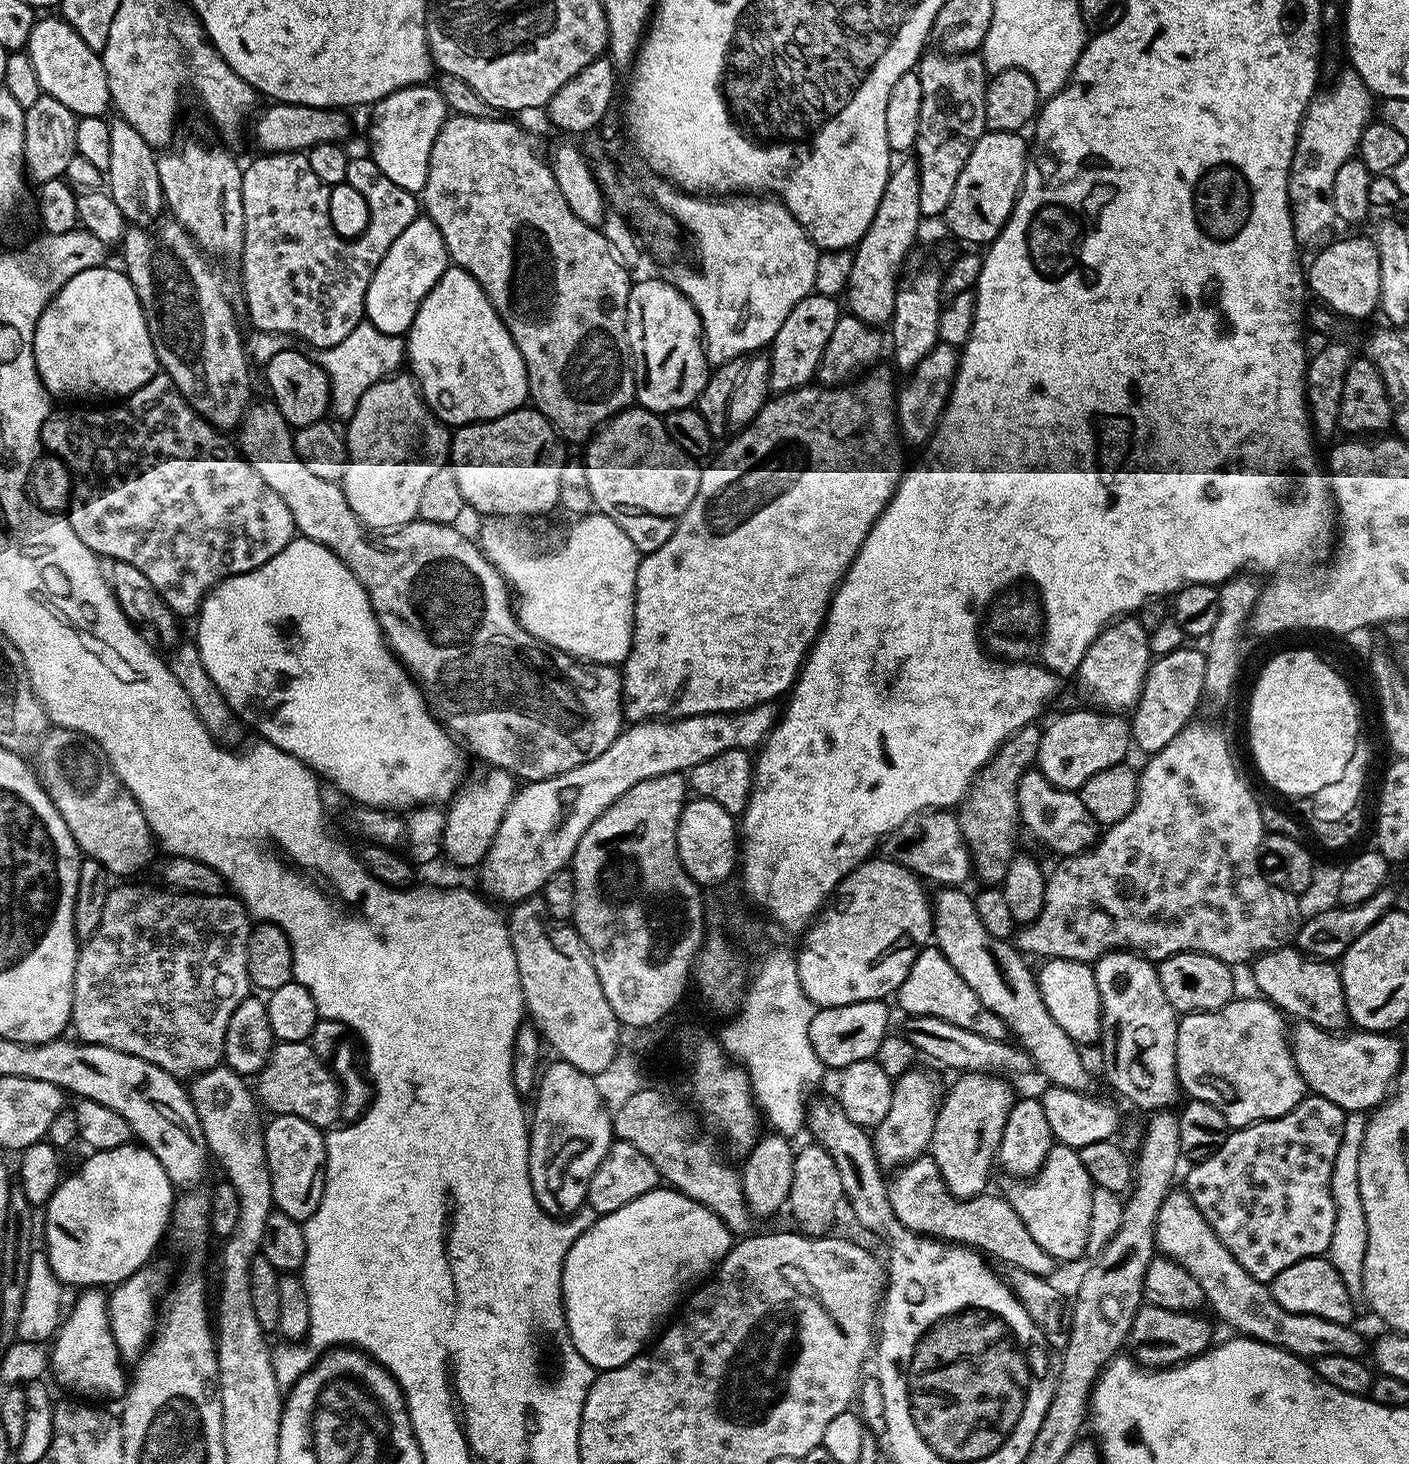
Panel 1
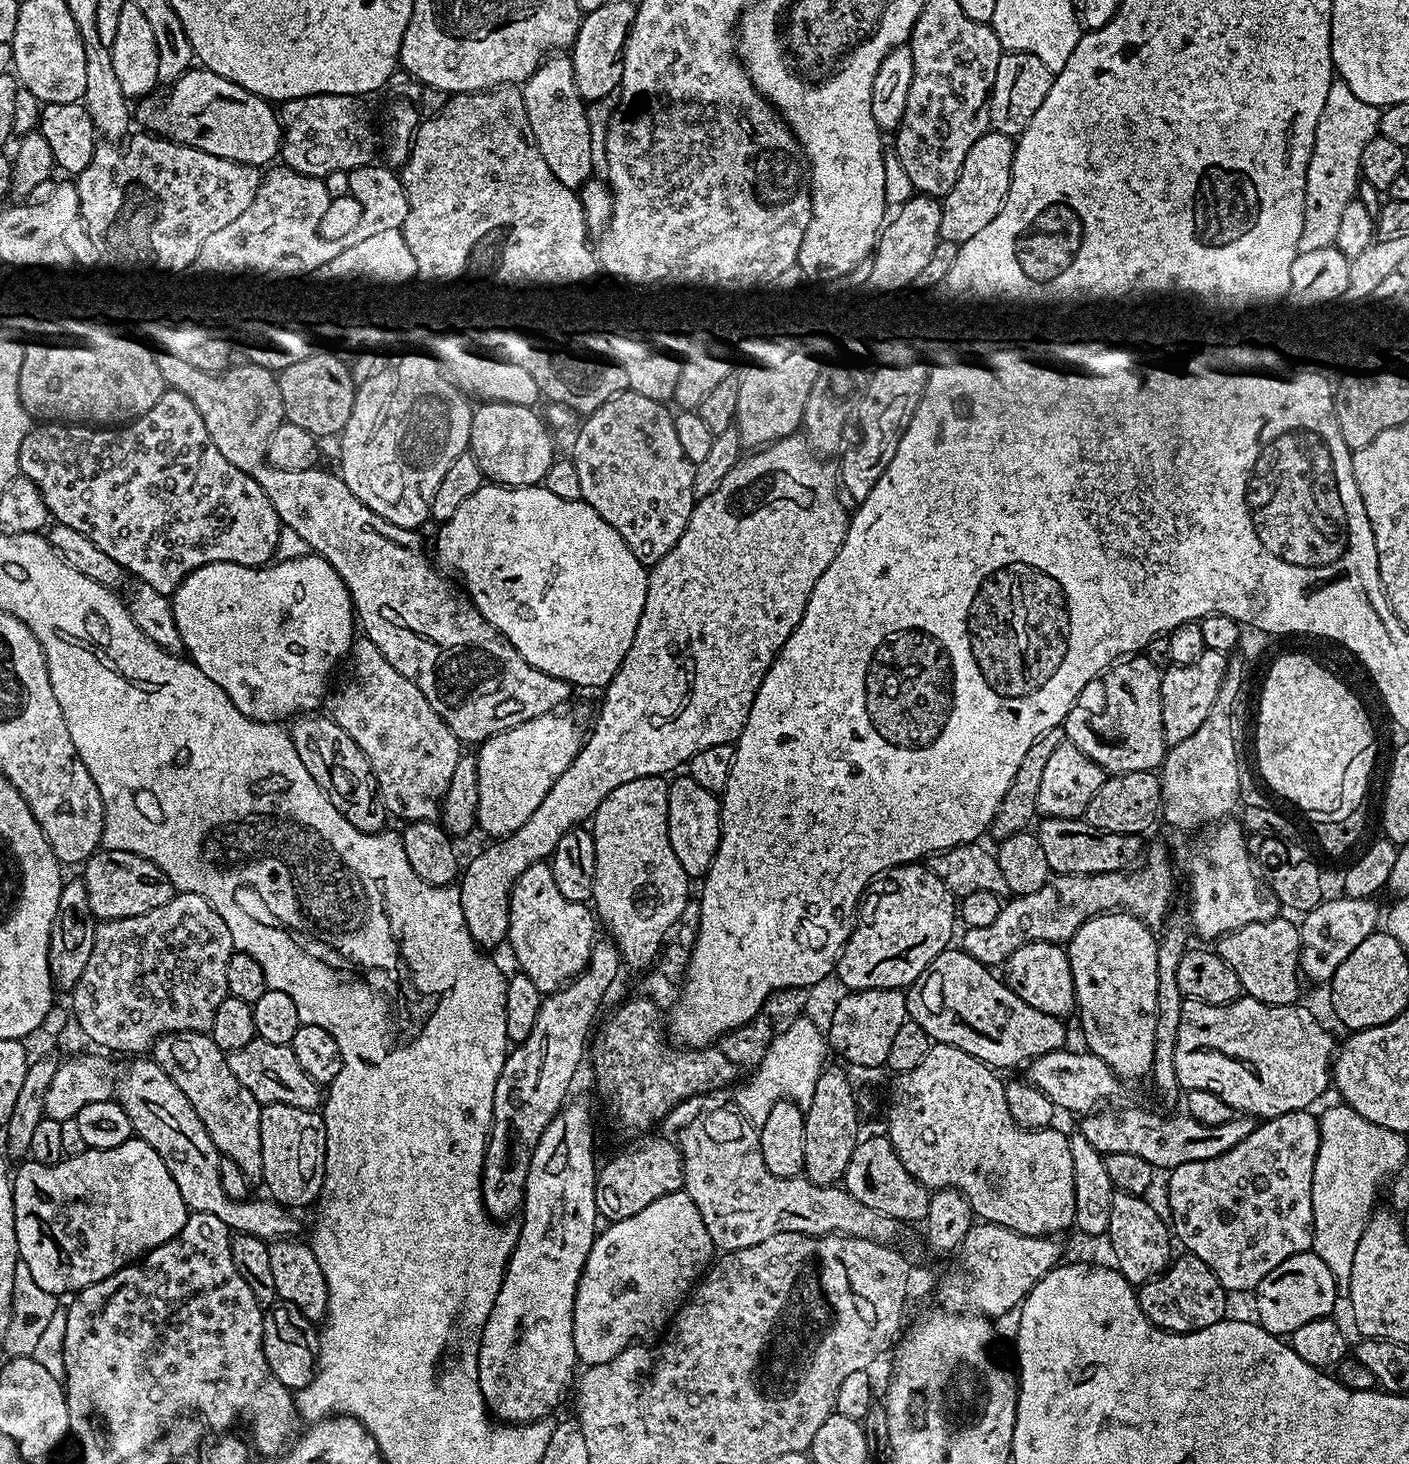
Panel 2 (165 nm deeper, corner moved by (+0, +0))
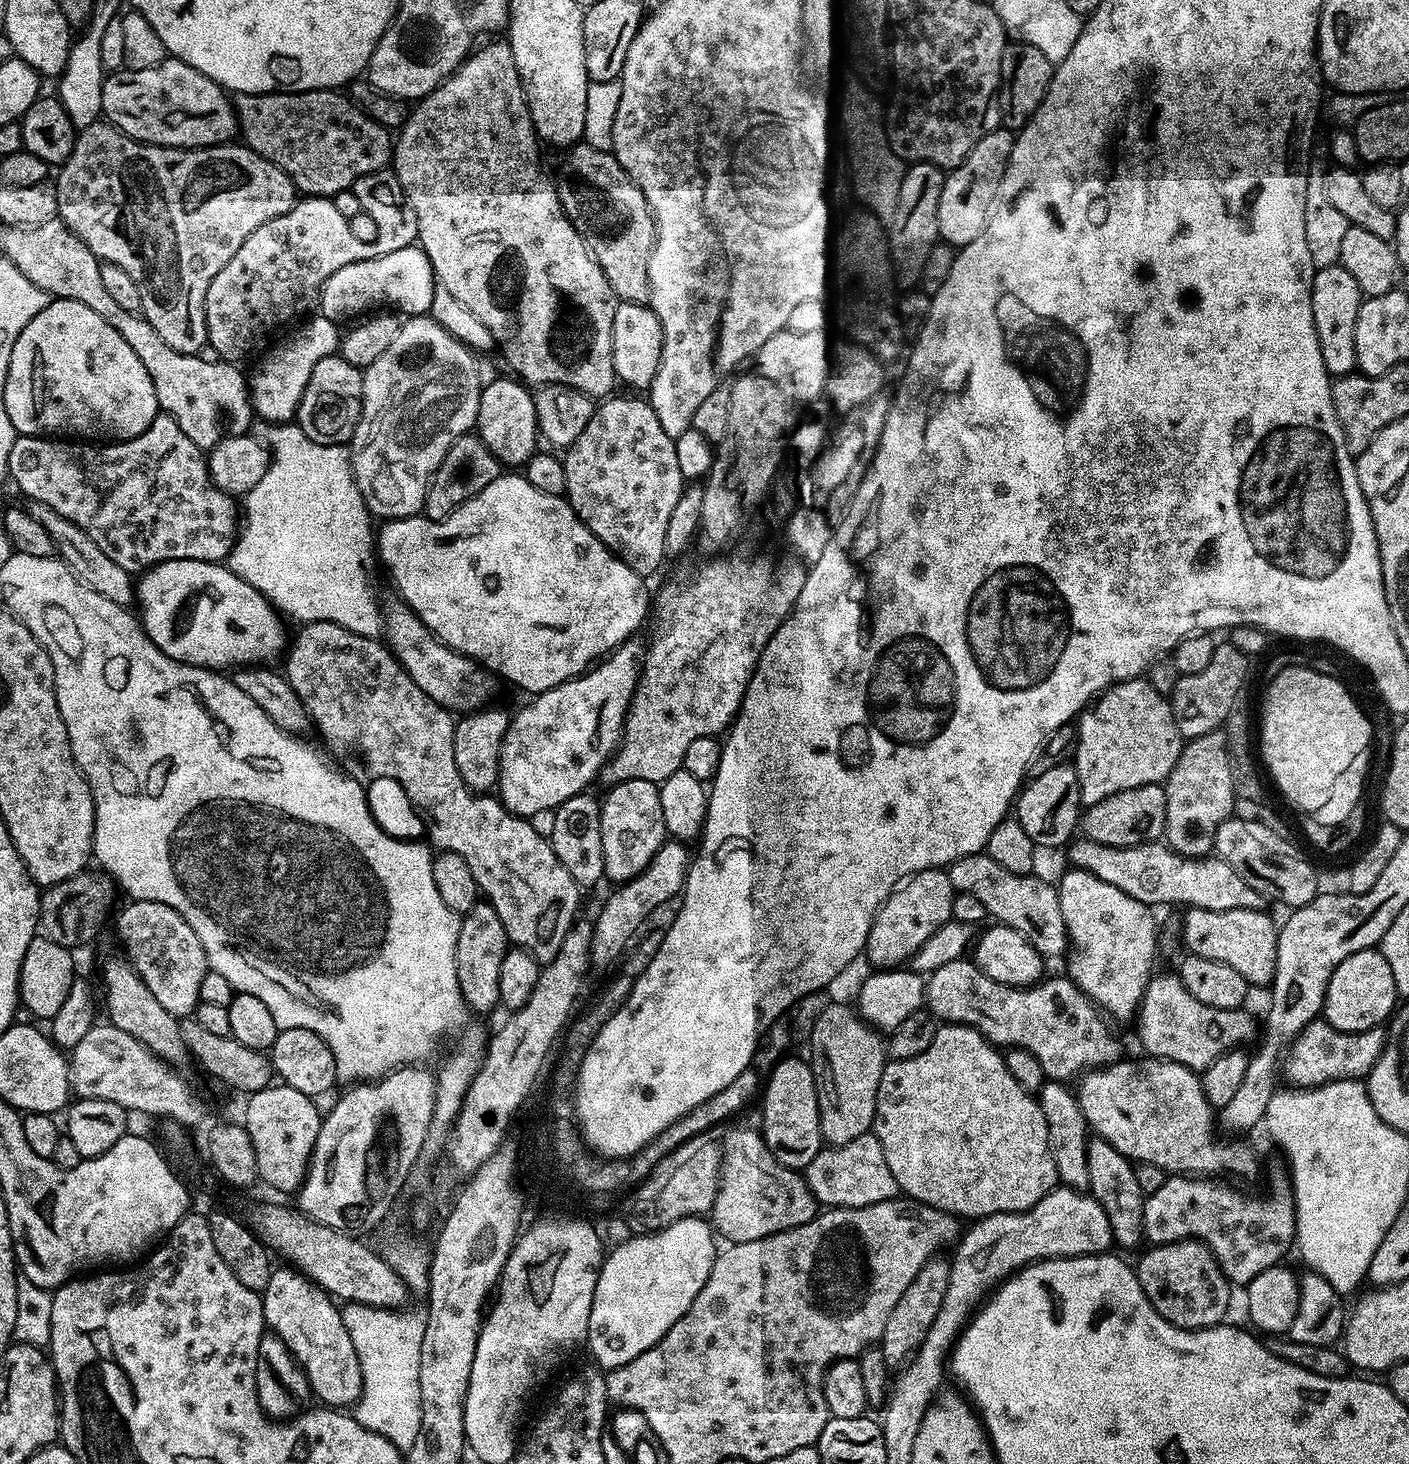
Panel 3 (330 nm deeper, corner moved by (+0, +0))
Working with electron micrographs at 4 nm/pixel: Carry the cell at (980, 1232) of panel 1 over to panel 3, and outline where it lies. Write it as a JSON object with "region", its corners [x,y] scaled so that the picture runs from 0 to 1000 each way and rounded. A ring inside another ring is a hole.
{"region":[[[618,773],[606,777],[606,780],[583,783],[582,787],[569,798],[571,807],[575,810],[580,823],[588,825],[608,825],[620,821],[629,821],[639,816],[632,796],[629,796],[629,788],[626,788],[626,780]]]}

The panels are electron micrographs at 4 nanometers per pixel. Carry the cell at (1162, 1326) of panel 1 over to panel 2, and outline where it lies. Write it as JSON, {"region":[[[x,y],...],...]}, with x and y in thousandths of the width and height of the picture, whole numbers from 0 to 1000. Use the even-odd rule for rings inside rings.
{"region":[[[837,857],[822,872],[808,878],[808,887],[811,898],[819,906],[828,910],[850,910],[856,906],[862,906],[869,901],[872,893],[872,883],[862,873],[859,865],[853,859]]]}

